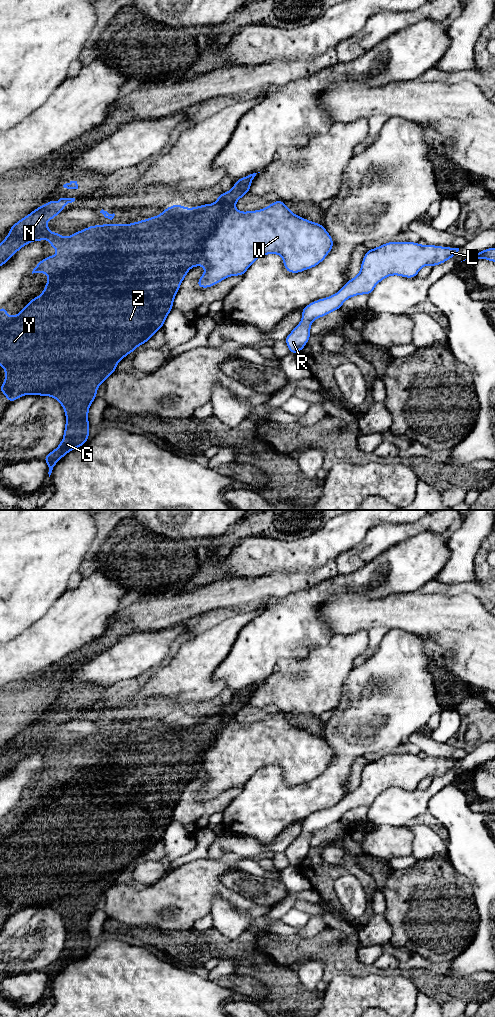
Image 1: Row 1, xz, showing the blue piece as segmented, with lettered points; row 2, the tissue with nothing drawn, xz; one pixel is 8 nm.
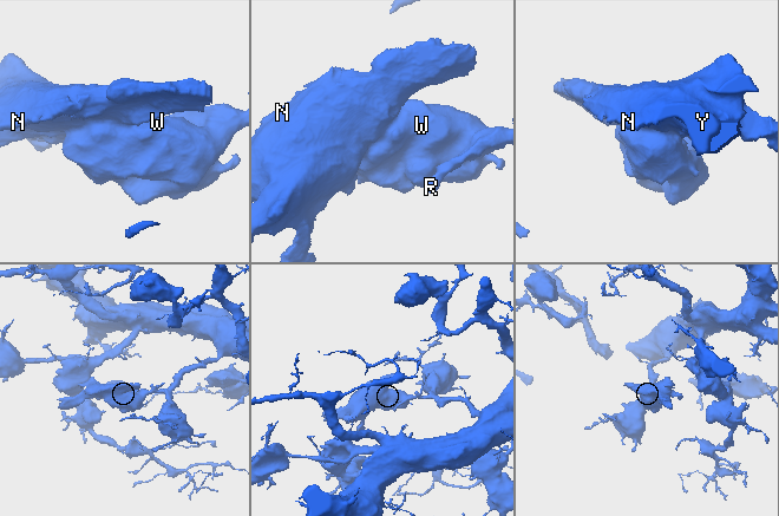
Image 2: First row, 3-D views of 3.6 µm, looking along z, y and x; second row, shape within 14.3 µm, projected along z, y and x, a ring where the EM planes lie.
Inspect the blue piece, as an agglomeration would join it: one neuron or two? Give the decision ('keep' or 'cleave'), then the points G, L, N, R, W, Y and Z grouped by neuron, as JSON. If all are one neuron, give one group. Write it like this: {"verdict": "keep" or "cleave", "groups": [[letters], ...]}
{"verdict": "cleave", "groups": [["G", "N", "Y", "Z"], ["L", "R", "W"]]}

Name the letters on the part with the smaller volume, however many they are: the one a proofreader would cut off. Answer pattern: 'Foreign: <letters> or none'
Foreign: G, N, Y, Z

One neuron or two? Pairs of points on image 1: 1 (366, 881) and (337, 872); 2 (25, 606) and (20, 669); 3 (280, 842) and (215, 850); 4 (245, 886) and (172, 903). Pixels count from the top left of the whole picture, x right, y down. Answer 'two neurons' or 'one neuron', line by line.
1: one neuron
2: two neurons
3: one neuron
4: two neurons

